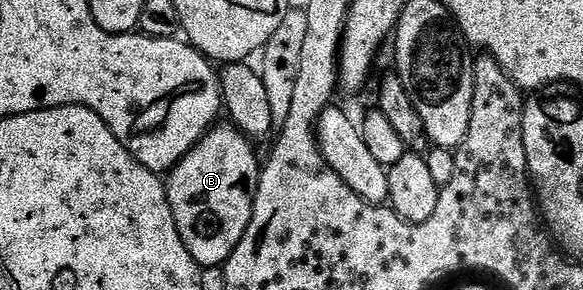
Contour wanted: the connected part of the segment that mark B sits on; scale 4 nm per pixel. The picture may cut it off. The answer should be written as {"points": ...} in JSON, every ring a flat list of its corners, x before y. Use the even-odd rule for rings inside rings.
{"points":[[233,125,214,126,168,172,165,192,175,217,175,225,187,253,198,267,219,267,231,257,231,253,243,241,243,233,253,216,253,197,257,190,259,159,253,152,254,144]]}

